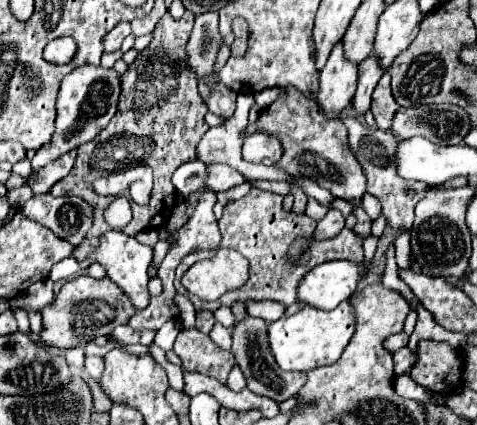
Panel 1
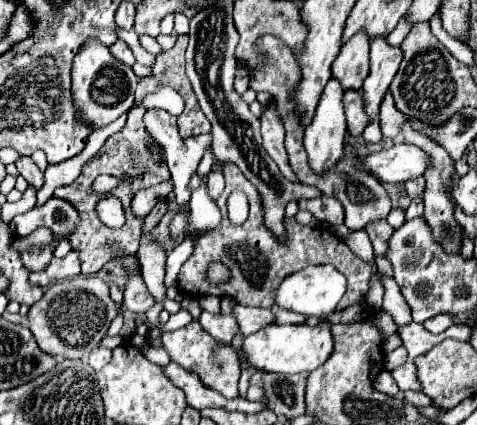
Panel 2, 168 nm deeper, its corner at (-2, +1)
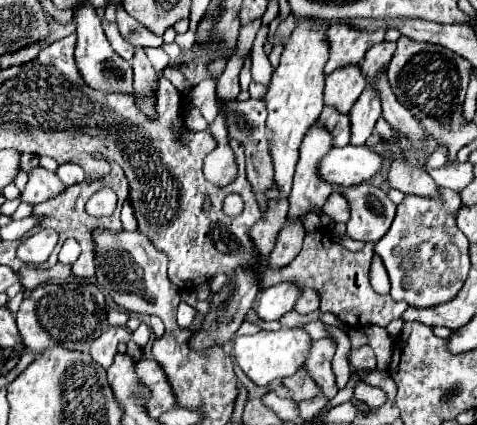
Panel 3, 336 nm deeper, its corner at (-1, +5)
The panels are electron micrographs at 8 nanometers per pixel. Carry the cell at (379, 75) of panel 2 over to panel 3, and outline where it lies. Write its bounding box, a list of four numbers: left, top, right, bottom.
[349,89,381,145]

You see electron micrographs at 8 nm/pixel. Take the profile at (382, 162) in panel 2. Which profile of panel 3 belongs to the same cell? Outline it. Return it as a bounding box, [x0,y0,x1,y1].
[319,147,381,187]

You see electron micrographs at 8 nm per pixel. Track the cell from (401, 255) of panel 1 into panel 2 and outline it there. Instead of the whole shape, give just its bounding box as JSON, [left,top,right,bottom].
[405,175,425,200]

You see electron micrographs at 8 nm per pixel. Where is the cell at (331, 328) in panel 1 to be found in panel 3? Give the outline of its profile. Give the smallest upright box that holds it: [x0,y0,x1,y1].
[233,329,309,385]

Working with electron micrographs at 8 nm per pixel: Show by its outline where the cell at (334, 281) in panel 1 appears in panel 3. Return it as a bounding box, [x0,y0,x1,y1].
[255,283,301,321]

